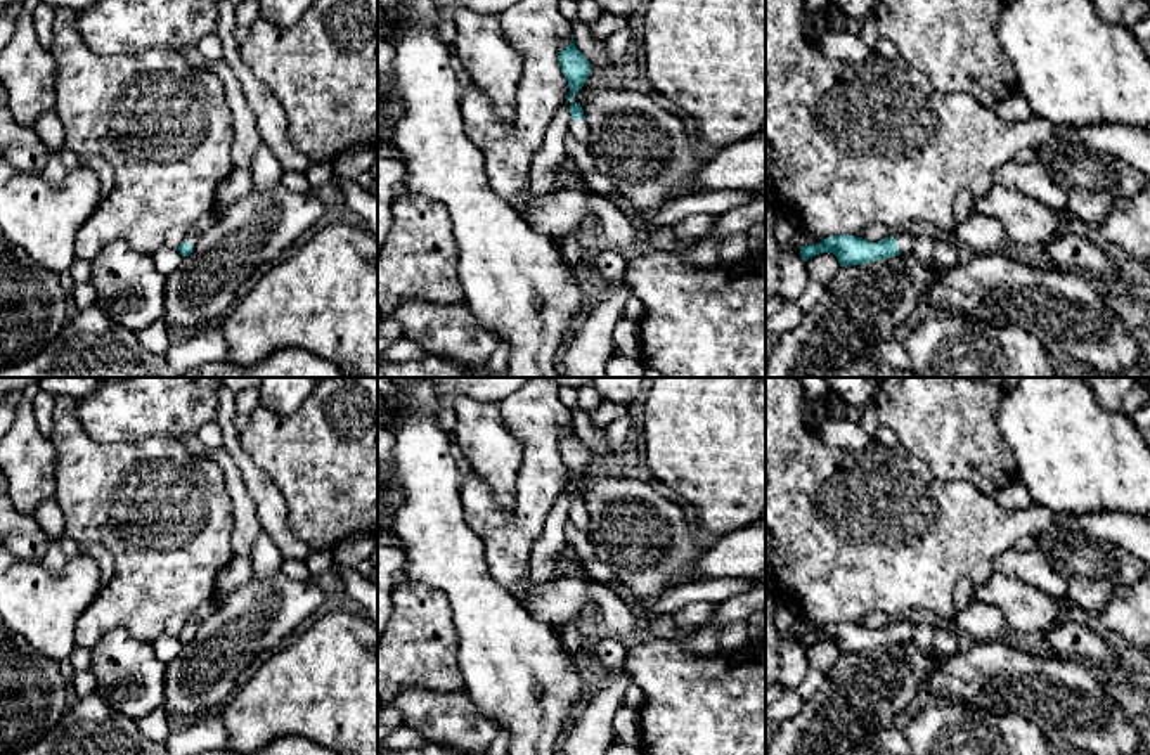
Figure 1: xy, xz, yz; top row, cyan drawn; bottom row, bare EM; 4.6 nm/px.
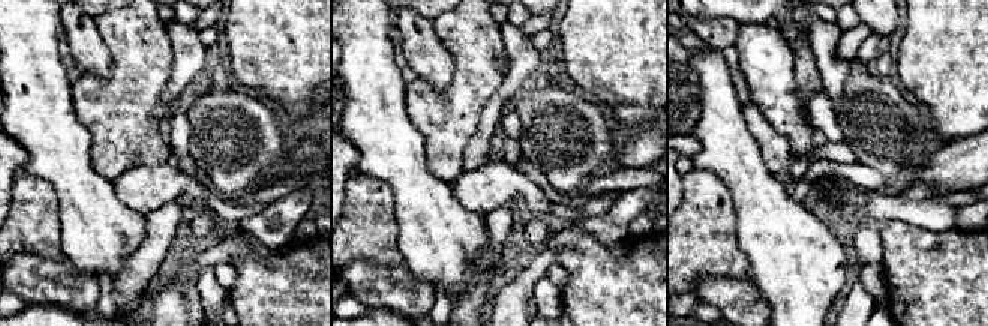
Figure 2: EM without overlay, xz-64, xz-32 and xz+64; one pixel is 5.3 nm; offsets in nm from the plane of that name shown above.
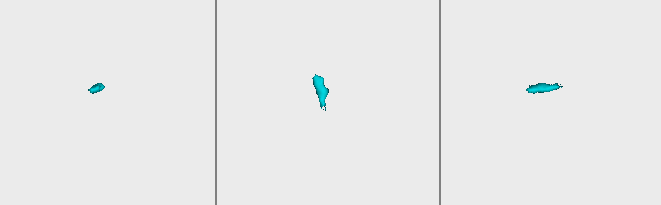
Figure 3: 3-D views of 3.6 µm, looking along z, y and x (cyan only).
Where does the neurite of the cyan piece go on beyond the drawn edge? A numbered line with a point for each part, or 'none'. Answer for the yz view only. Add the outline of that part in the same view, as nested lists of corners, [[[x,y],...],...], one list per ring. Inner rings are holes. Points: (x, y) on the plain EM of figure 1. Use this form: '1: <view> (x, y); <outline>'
1: yz (904, 627); [[[913,615],[913,616],[908,616],[908,618],[895,618],[894,620],[894,625],[897,629],[897,636],[899,636],[899,641],[901,642],[906,642],[911,639],[916,625],[921,622],[921,620],[928,620],[921,615]]]

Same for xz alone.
1: xz (579, 516); [[[572,507],[570,511],[570,521],[582,532],[582,533],[589,533],[589,514],[585,511],[585,507]]]

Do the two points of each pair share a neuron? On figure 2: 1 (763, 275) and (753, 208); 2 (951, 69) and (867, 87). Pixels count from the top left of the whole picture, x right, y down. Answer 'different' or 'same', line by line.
1: same
2: different

